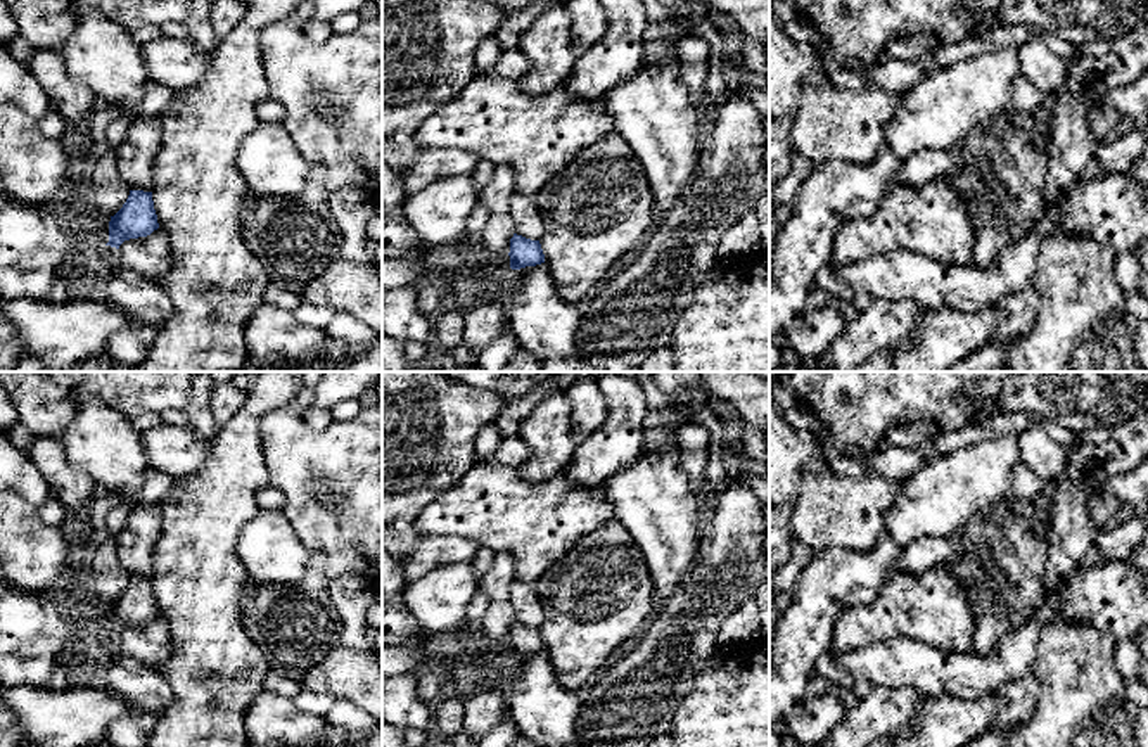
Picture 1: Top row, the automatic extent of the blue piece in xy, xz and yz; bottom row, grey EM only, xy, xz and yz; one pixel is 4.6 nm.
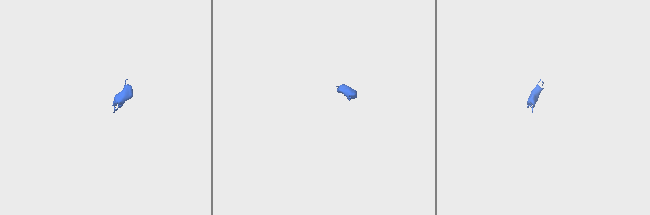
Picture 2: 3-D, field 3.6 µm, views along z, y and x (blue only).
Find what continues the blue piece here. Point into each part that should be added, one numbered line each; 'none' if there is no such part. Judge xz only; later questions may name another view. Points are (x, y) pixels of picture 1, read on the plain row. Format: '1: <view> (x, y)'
none

